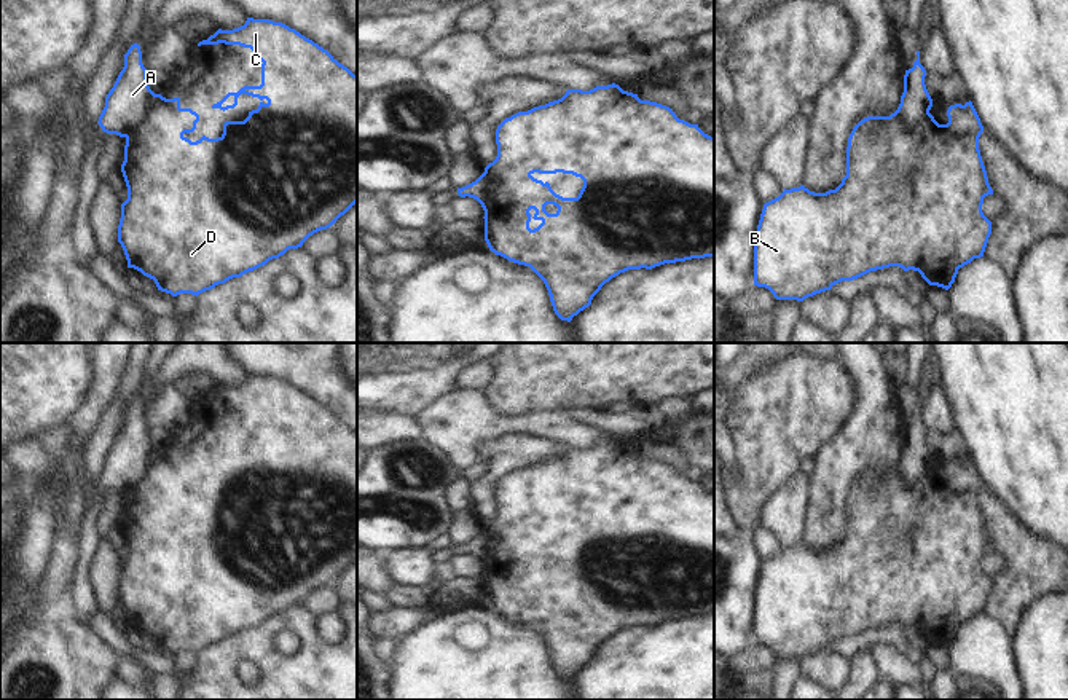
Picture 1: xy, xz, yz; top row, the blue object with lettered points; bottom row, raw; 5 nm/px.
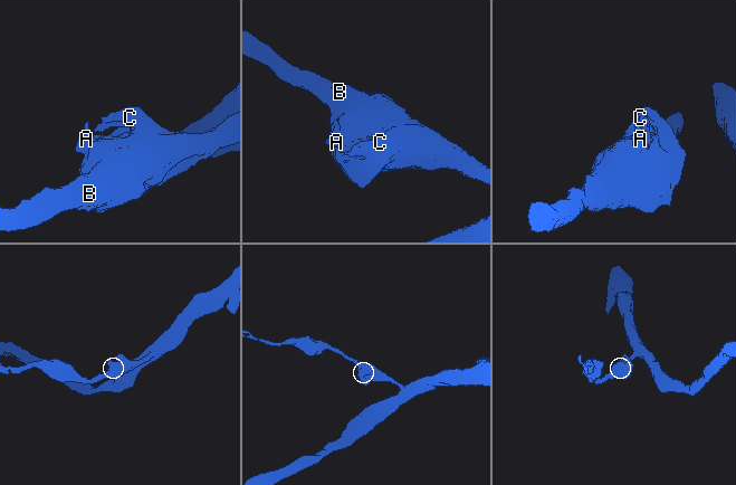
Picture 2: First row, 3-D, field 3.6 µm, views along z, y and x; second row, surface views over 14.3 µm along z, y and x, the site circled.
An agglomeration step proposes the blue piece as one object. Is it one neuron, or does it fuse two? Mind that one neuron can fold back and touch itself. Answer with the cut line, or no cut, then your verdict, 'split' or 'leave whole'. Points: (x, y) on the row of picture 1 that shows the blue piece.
cut xy (157, 94), (145, 118), (126, 137); split

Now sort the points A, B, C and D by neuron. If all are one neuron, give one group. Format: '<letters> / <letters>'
A / B C D

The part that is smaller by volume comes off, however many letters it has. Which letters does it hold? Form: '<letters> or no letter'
A

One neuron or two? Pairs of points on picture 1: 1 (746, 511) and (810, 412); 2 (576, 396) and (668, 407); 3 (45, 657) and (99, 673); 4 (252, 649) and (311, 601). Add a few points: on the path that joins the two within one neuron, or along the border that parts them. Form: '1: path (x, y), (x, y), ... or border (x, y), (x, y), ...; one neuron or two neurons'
1: path (746, 487), (761, 471), (767, 455), (786, 436); one neuron
2: border (686, 397), (665, 396), (655, 405); two neurons
3: path (58, 657), (83, 657), (86, 660); one neuron
4: border (302, 603), (316, 616); two neurons

